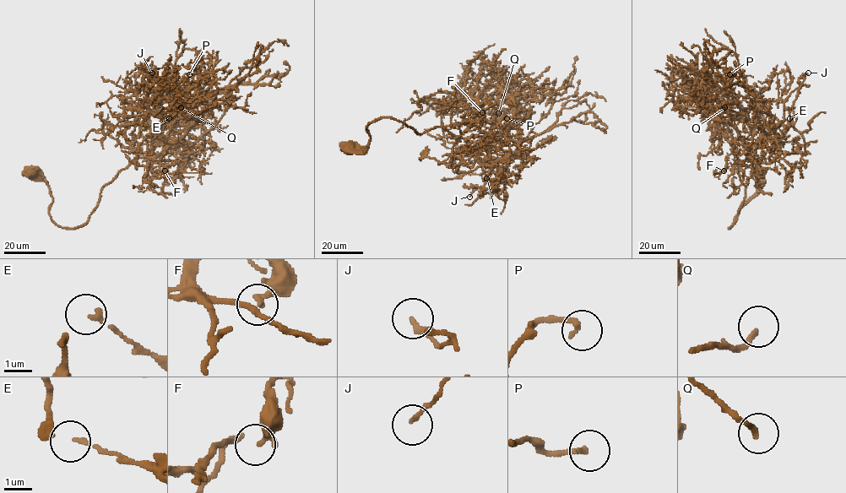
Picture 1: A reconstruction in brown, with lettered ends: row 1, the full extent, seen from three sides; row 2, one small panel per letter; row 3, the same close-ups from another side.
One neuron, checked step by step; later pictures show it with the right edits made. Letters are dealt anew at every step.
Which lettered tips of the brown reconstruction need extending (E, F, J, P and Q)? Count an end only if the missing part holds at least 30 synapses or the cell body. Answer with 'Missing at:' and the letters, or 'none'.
Missing at: none

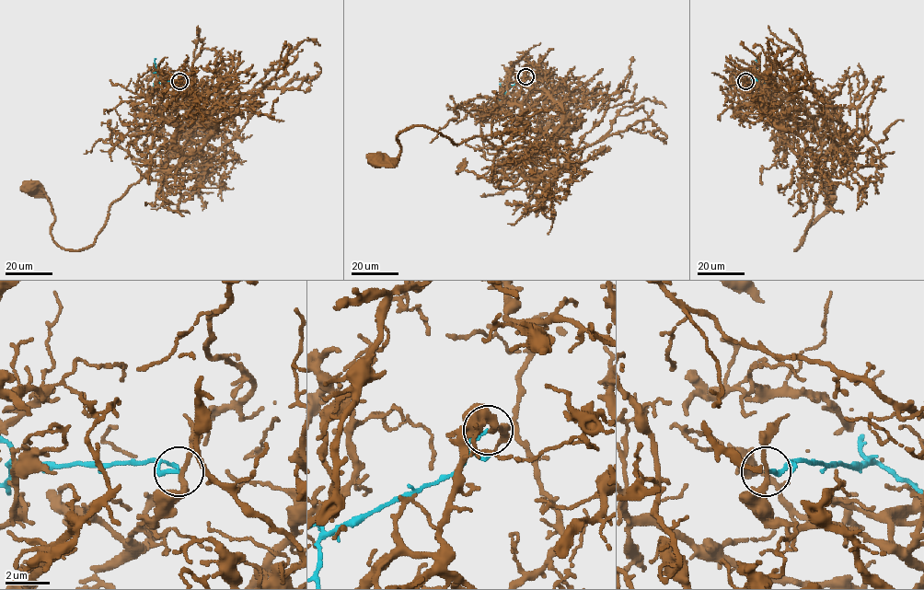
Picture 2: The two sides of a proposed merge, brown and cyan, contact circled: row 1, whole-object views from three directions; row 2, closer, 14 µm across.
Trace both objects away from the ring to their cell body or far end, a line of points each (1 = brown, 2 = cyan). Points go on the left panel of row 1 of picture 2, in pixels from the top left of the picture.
1: (179, 82), (158, 111), (175, 145), (201, 153), (133, 183), (90, 246), (54, 241), (51, 202), (31, 184)
2: (179, 82), (162, 80), (155, 58)

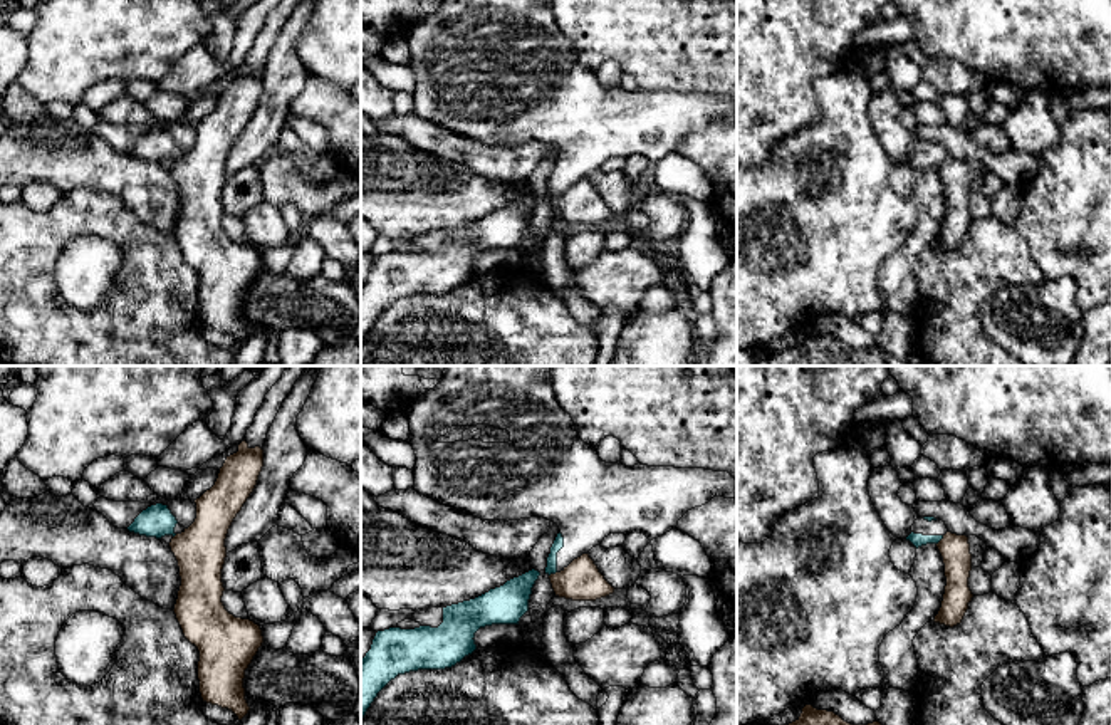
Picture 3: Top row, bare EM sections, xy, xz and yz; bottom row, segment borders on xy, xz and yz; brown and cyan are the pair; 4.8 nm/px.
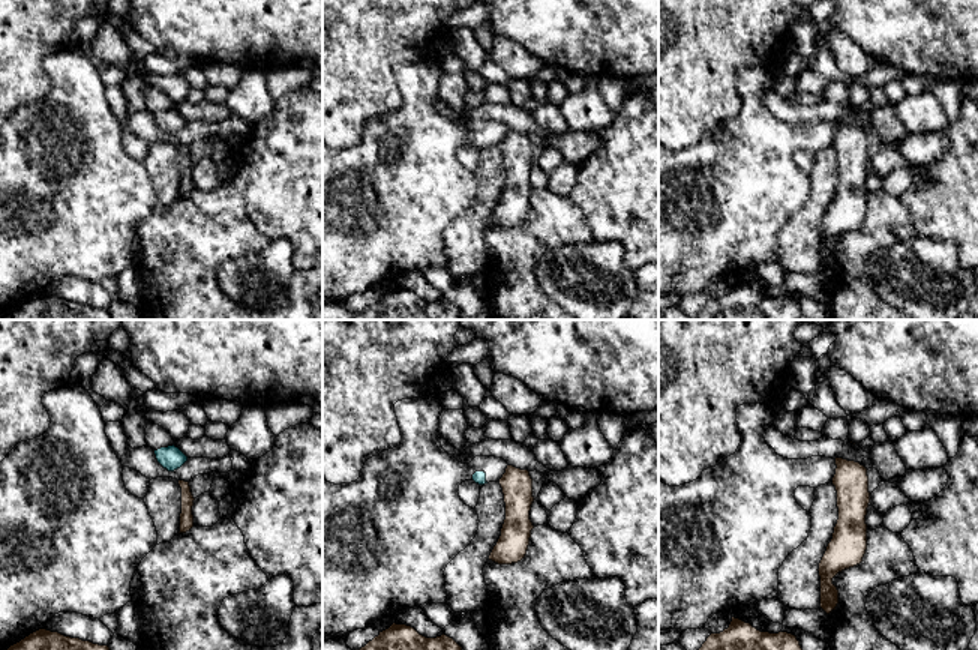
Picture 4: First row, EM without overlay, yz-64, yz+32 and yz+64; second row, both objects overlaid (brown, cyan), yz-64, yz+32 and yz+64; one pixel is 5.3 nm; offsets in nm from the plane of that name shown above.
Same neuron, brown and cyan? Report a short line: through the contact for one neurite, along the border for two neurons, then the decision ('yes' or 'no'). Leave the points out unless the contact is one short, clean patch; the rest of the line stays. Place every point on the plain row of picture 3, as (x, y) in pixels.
line yz (944, 160), (937, 168); no

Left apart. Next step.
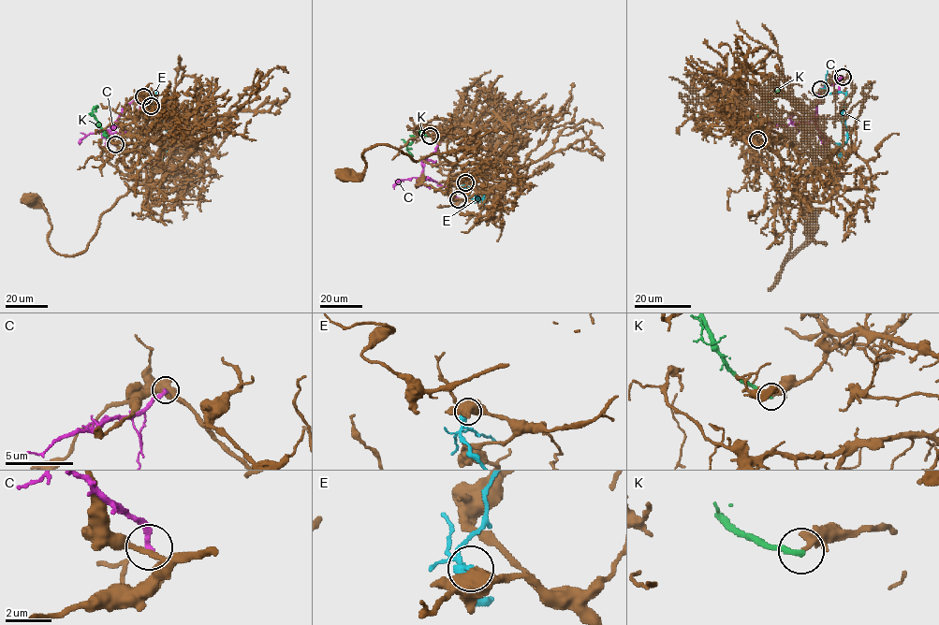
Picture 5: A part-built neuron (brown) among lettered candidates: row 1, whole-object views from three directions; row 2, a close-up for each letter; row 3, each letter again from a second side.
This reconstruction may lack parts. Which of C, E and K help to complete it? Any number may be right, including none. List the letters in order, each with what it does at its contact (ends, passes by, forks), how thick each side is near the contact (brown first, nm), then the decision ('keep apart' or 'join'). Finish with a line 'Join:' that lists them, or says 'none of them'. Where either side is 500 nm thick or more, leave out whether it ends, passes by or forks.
C: it ends | 280/240 nm | keep apart
E: 750/400 nm | keep apart
K: it ends | 240/280 nm | keep apart
Join: none of them

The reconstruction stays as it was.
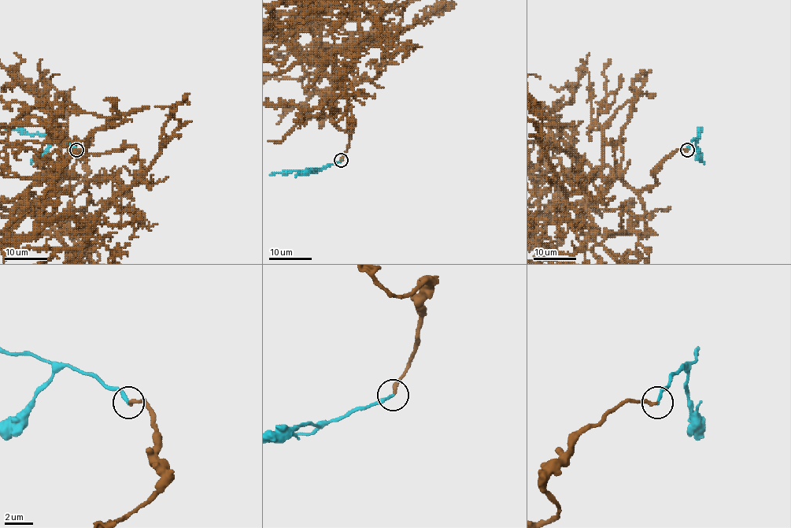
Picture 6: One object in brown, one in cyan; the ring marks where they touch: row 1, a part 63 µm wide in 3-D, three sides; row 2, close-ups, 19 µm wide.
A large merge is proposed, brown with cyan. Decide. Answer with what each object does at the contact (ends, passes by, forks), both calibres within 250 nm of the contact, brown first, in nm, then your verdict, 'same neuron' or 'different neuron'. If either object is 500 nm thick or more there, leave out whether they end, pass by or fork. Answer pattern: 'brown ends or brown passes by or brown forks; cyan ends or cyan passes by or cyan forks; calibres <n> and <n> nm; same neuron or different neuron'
brown ends; cyan ends; calibres 240 and 200 nm; same neuron

